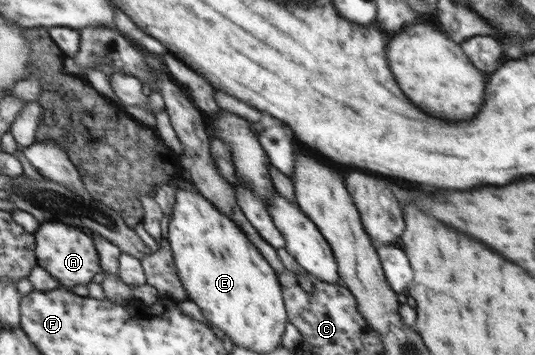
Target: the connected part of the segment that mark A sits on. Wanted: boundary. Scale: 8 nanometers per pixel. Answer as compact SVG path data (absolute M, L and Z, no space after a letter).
M46 221L35 231L35 239L38 265L59 281L61 287L87 286L92 277L102 271L101 265L98 265L99 255L94 249L95 243L78 227L59 221Z

